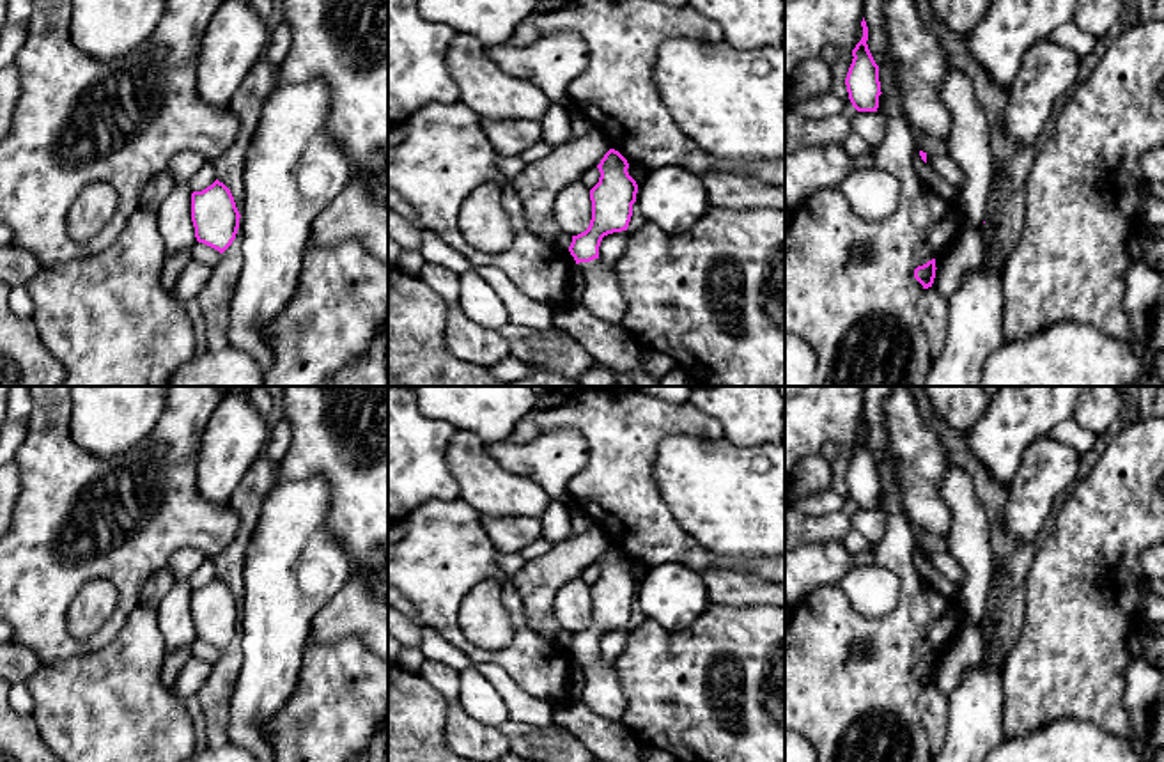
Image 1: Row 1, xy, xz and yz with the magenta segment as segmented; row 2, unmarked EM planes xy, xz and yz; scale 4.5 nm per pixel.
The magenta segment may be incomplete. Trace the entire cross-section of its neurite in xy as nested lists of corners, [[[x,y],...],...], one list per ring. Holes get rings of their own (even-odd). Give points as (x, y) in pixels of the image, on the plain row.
[[[218,576],[191,590],[191,618],[198,640],[223,650],[236,636],[239,615],[230,587]]]

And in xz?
[[[615,546],[604,551],[597,565],[601,574],[590,587],[590,622],[585,629],[572,633],[569,649],[576,657],[578,672],[585,679],[581,702],[595,714],[620,721],[625,711],[625,695],[615,666],[601,659],[599,643],[604,633],[627,627],[638,581],[627,569],[627,556]]]

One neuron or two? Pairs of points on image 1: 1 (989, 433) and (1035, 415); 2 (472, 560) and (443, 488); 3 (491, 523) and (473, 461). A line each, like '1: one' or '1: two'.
1: one
2: two
3: two

